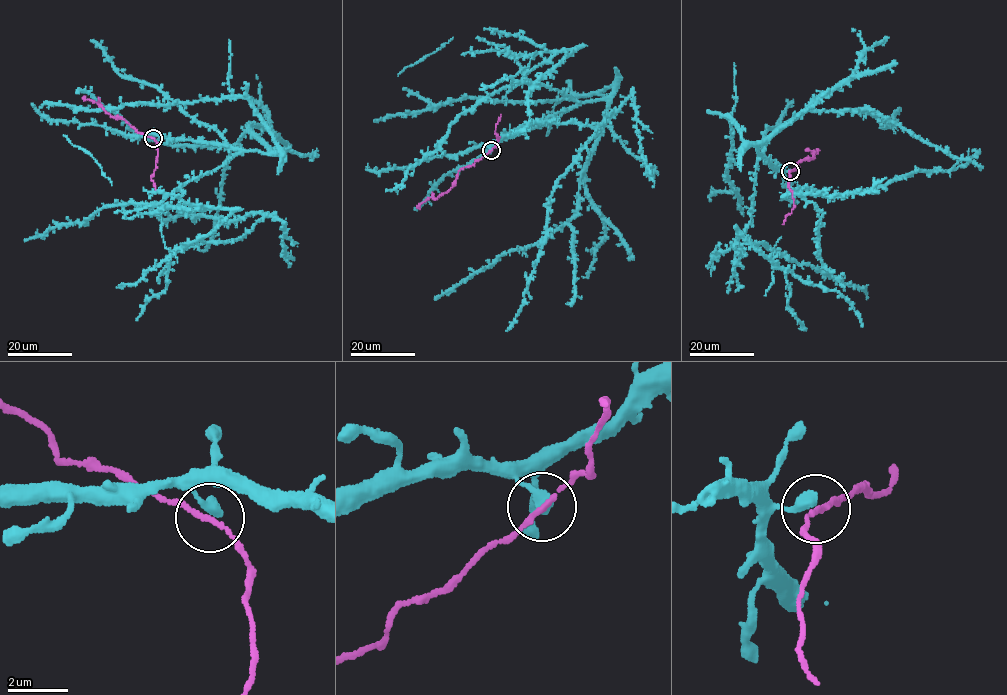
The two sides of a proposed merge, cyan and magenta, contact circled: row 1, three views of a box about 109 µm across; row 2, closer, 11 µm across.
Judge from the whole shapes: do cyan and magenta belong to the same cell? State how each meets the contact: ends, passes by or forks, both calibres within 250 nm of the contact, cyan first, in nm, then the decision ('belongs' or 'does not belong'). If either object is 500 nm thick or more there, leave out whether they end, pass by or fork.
cyan ends; magenta passes by; calibres 440 and 160 nm; belongs

